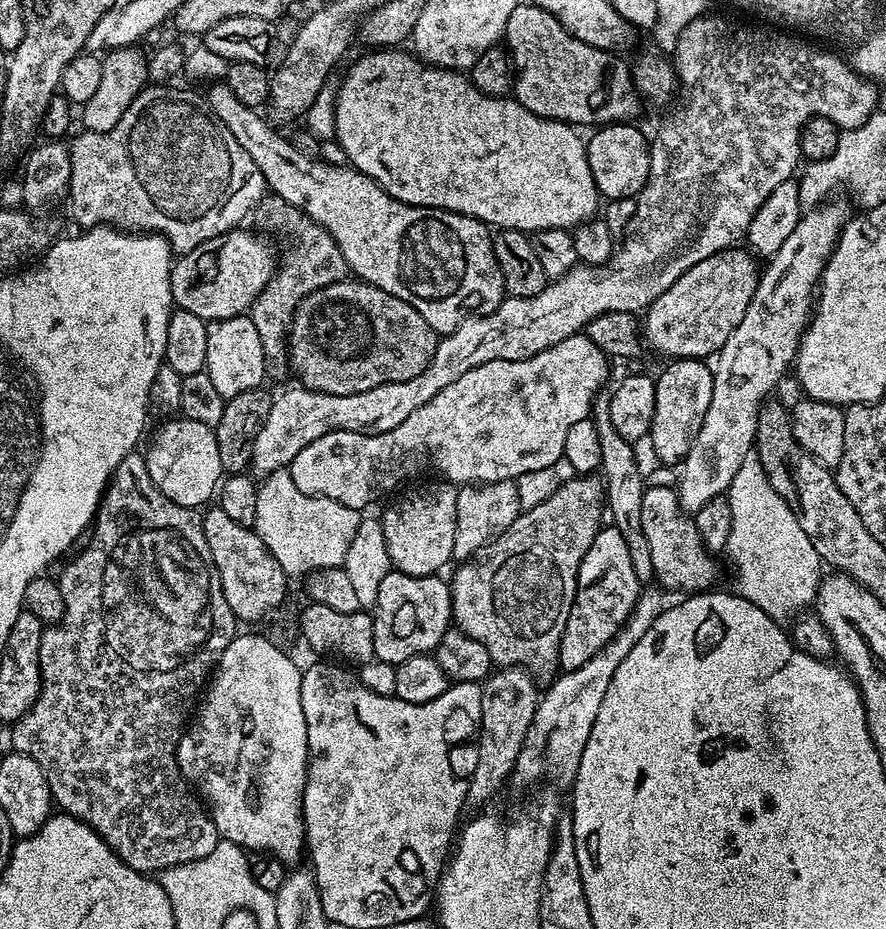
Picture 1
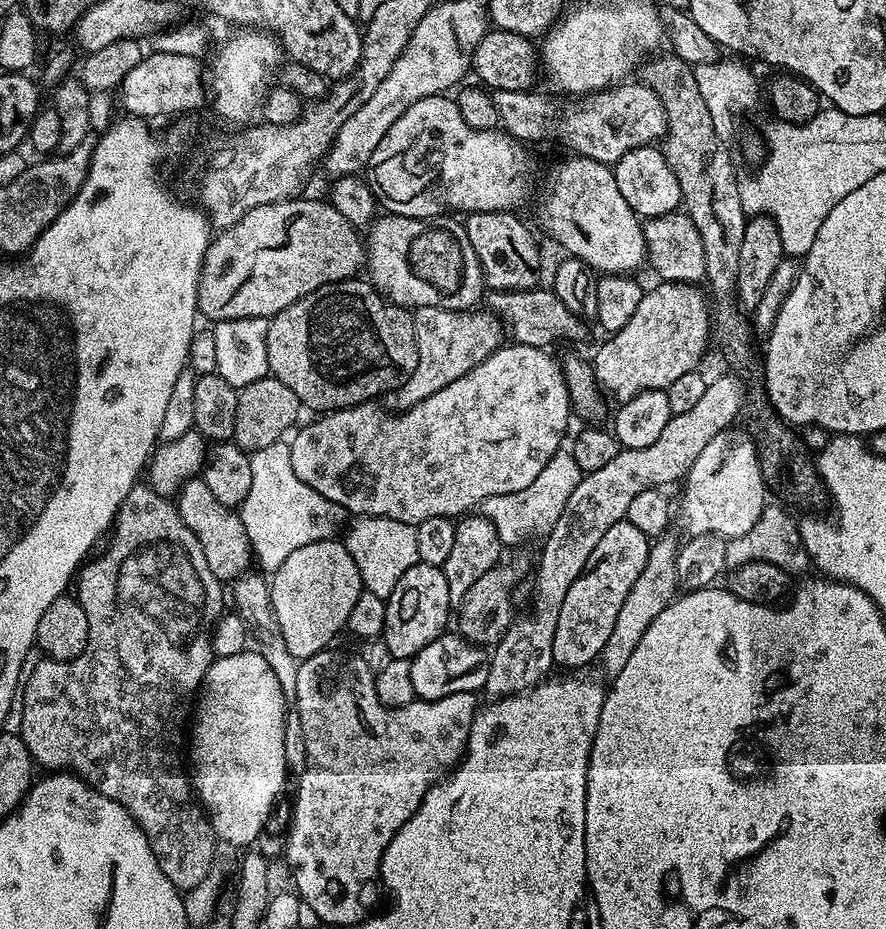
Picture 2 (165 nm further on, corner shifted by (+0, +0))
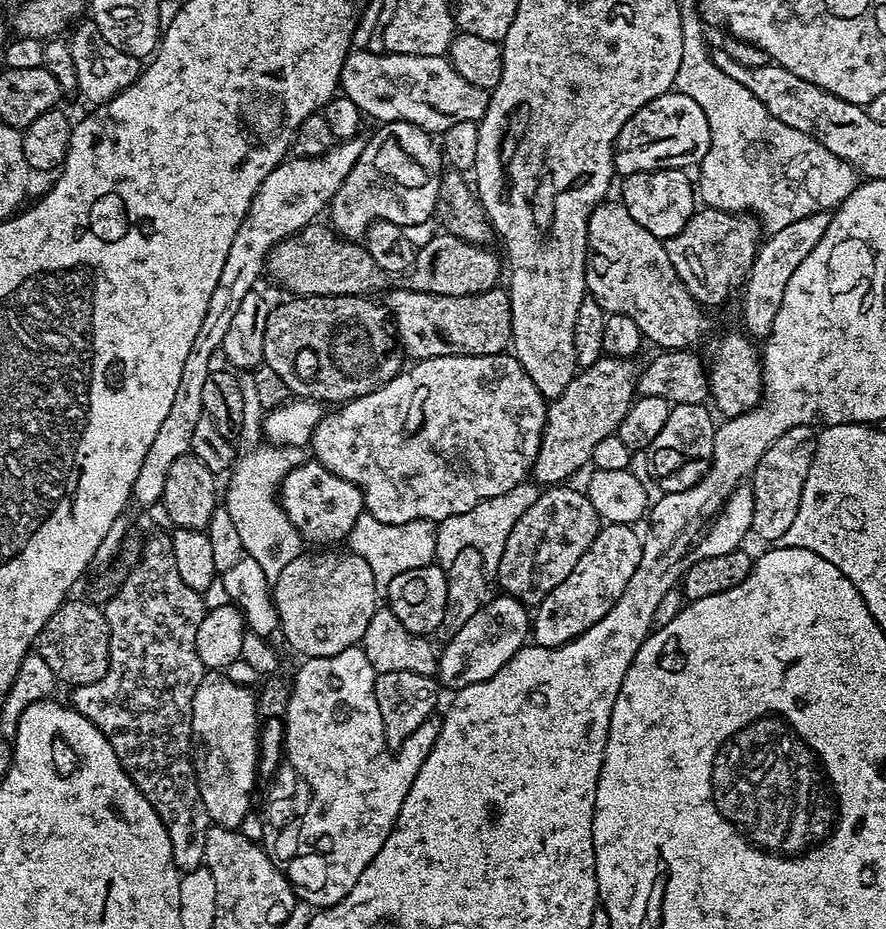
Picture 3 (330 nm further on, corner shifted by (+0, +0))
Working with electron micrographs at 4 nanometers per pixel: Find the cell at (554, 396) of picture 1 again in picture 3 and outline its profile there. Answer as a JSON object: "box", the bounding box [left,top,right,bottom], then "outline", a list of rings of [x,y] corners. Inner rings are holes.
{"box":[310,354,548,524],"outline":[[[501,354],[499,356],[439,356],[438,358],[430,358],[429,360],[418,360],[411,365],[413,368],[405,367],[401,370],[392,381],[386,382],[382,387],[368,393],[362,397],[355,397],[349,400],[348,403],[341,403],[335,410],[324,414],[321,421],[318,422],[317,428],[314,429],[310,441],[310,452],[314,455],[315,463],[326,466],[326,470],[330,470],[338,478],[342,478],[346,482],[350,482],[354,486],[358,486],[358,490],[364,496],[364,511],[367,515],[378,518],[378,522],[390,522],[391,524],[405,524],[406,522],[414,522],[415,520],[430,520],[439,522],[451,515],[463,514],[468,510],[474,509],[474,506],[480,502],[485,502],[487,499],[495,498],[500,494],[505,494],[508,490],[513,490],[514,487],[529,479],[534,462],[538,458],[538,450],[542,442],[542,434],[544,433],[544,425],[548,422],[548,404],[546,403],[545,393],[538,387],[534,386],[534,382],[530,382],[530,374],[526,374],[526,370],[522,370],[522,366],[516,361],[515,355]]]}

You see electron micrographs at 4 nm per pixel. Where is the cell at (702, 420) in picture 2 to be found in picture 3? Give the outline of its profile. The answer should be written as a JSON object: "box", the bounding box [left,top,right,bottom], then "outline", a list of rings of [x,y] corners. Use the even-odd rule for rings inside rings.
{"box":[742,212,830,338],"outline":[[[828,212],[810,214],[806,218],[798,218],[798,222],[790,222],[783,230],[771,233],[759,245],[753,264],[749,268],[747,279],[742,284],[744,290],[744,325],[743,331],[753,338],[766,338],[772,333],[774,317],[778,315],[778,306],[782,306],[782,297],[786,294],[786,286],[790,286],[790,278],[794,270],[802,266],[802,261],[826,234],[830,216]]]}

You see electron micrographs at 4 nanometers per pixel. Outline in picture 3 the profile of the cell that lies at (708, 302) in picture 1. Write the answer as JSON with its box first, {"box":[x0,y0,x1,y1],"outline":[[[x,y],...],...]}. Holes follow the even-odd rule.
{"box":[530,355,638,485],"outline":[[[603,355],[598,362],[594,362],[594,366],[580,368],[570,382],[570,386],[566,386],[566,390],[562,390],[562,394],[548,404],[548,422],[544,425],[538,458],[530,473],[531,479],[537,485],[563,485],[565,482],[571,481],[568,479],[579,468],[585,467],[587,469],[589,467],[594,454],[594,446],[598,446],[598,442],[602,442],[602,438],[615,433],[616,427],[622,422],[622,418],[626,418],[626,410],[630,410],[633,400],[637,399],[638,368],[634,365],[635,363],[632,360]]]}

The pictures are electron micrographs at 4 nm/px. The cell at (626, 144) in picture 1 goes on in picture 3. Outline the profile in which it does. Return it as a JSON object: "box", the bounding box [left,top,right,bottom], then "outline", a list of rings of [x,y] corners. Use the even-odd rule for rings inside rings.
{"box":[619,168,698,241],"outline":[[[663,168],[653,172],[635,172],[623,177],[624,185],[620,188],[619,199],[624,209],[638,222],[646,226],[654,238],[666,241],[676,234],[691,220],[698,209],[698,192],[687,171],[683,168]]]}

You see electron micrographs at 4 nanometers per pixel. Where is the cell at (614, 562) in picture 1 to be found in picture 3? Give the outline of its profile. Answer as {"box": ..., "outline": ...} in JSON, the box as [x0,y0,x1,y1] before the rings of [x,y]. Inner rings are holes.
{"box":[530,524,644,648],"outline":[[[604,524],[599,534],[590,542],[590,550],[578,558],[578,566],[566,574],[566,578],[542,603],[535,605],[530,620],[530,636],[537,648],[557,648],[578,638],[590,626],[597,624],[622,598],[638,562],[642,562],[644,542],[641,533],[630,524]],[[536,639],[536,640],[535,640]]]}

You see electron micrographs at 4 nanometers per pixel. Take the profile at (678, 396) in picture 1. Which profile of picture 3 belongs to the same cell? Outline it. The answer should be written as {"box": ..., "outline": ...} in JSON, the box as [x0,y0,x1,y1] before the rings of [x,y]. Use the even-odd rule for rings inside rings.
{"box":[648,404,718,493],"outline":[[[674,404],[669,407],[666,423],[662,425],[658,438],[654,438],[648,457],[655,487],[660,487],[661,493],[690,490],[690,486],[697,484],[712,465],[718,424],[712,421],[713,413],[706,409],[704,404]]]}

